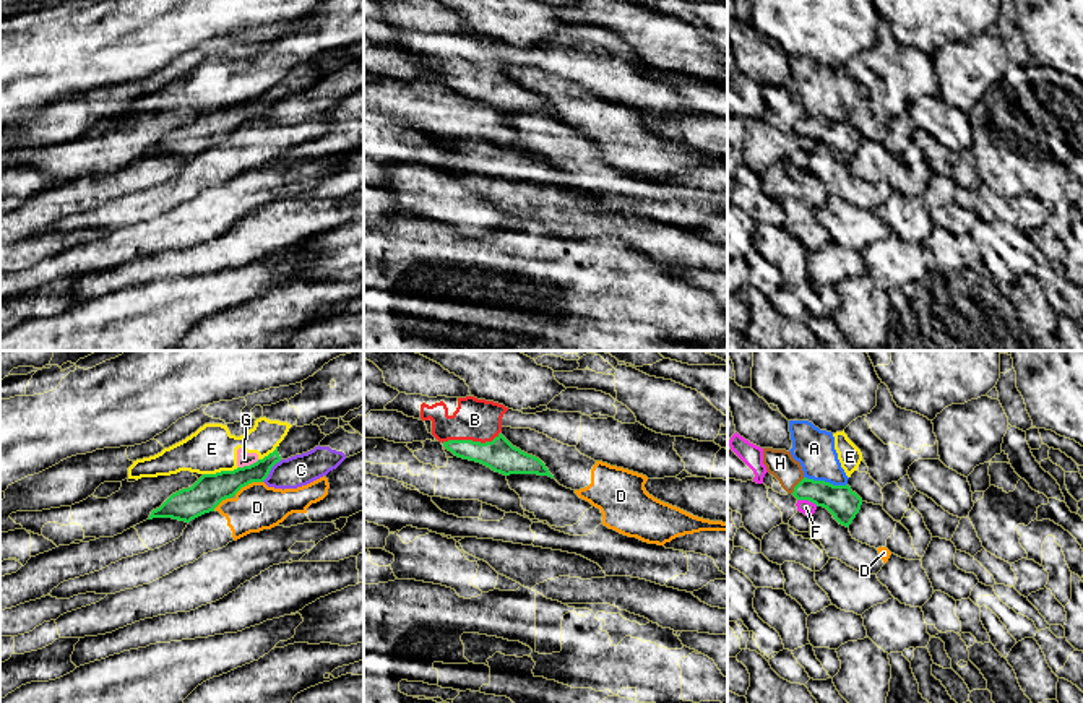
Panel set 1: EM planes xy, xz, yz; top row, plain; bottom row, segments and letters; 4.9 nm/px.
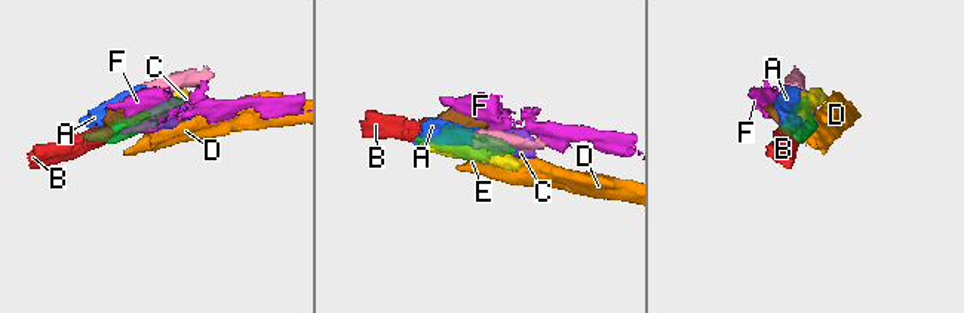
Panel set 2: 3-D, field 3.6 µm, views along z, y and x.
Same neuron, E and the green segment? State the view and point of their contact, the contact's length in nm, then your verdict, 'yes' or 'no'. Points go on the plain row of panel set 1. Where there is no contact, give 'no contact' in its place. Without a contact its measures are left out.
xy (221, 107) | 180 nm | no

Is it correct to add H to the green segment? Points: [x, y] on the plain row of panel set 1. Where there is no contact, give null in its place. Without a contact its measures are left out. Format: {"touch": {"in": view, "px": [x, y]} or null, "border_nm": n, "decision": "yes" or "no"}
{"touch": {"in": "yz", "px": [796, 122]}, "border_nm": 100, "decision": "no"}

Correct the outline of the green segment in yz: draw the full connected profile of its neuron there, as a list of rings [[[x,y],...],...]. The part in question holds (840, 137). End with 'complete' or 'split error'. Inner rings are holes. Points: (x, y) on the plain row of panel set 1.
[[[804,114],[796,123],[792,132],[797,136],[809,136],[817,143],[826,144],[833,154],[849,164],[852,156],[861,146],[862,135],[846,122],[833,122],[825,117],[813,117]]]; complete

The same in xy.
[[[276,83],[273,89],[250,102],[203,110],[192,123],[172,130],[159,144],[151,148],[148,156],[172,154],[190,159],[205,149],[214,148],[222,136],[234,133],[242,123],[263,119],[279,97],[281,93]]]; complete

